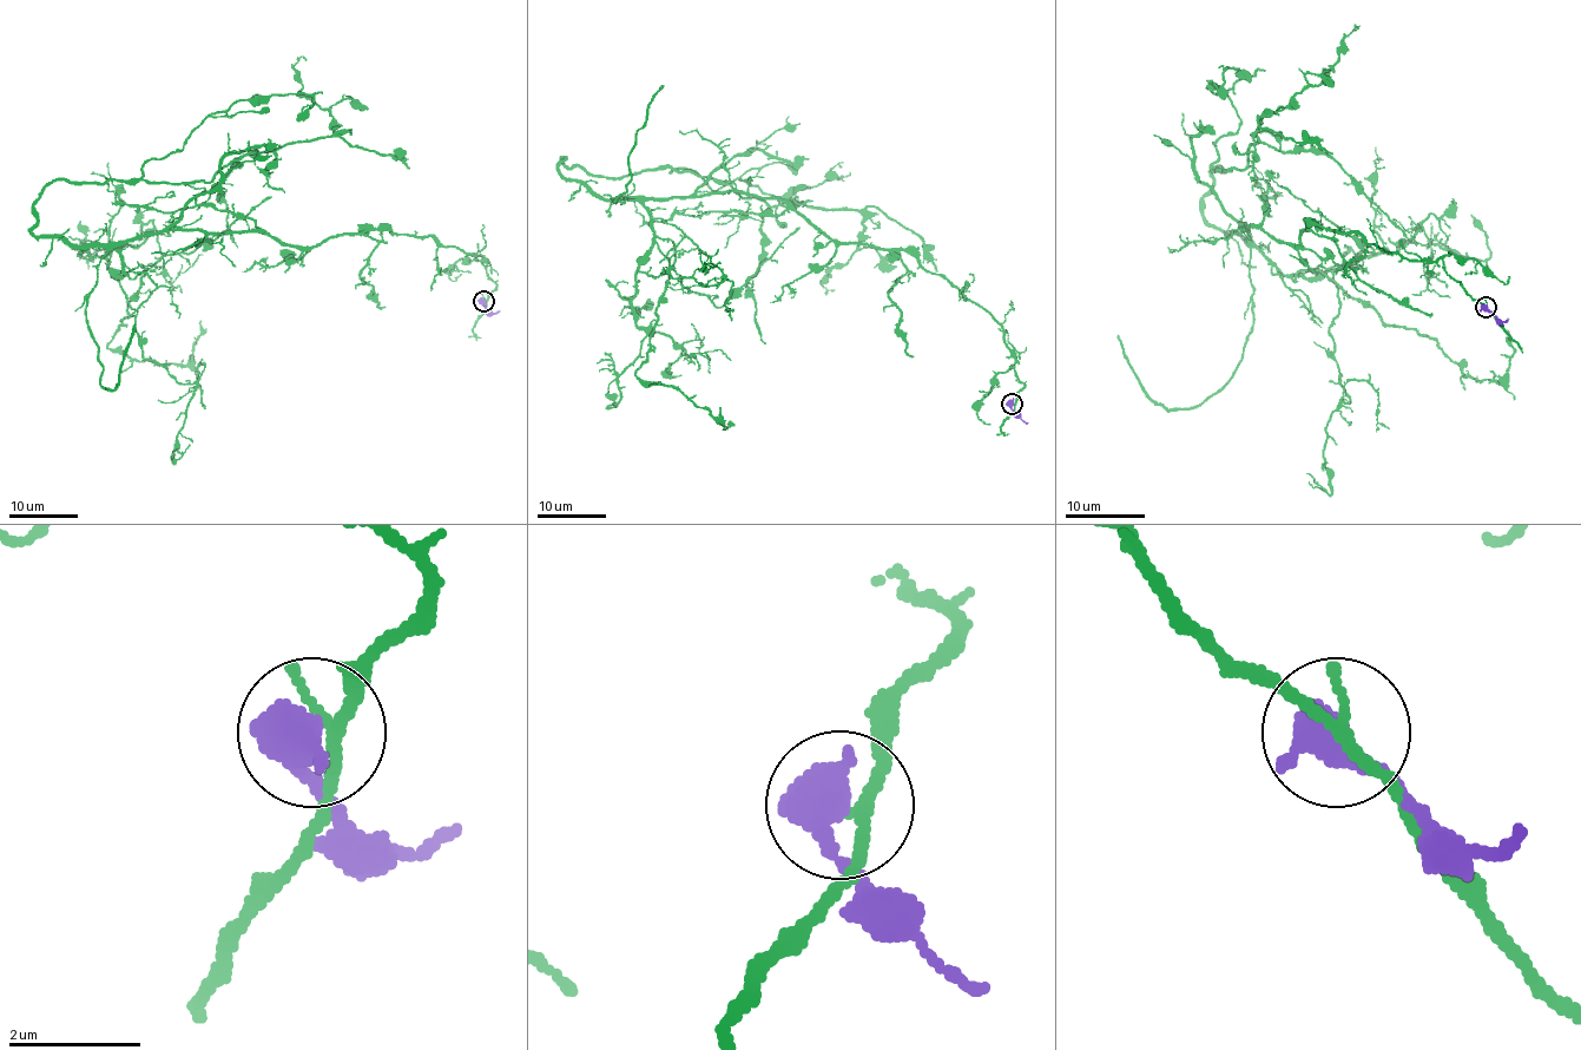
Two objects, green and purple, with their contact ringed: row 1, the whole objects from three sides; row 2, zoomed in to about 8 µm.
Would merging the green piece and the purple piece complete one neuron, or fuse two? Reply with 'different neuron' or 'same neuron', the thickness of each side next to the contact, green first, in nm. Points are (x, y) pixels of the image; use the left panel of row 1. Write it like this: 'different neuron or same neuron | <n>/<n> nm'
different neuron | 180/650 nm

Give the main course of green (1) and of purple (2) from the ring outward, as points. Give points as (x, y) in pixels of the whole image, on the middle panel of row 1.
1: (1013, 404), (1001, 325), (911, 254), (737, 190), (601, 199), (558, 166), (856, 209), (834, 289)
2: (1013, 404), (1010, 407), (1028, 422)

